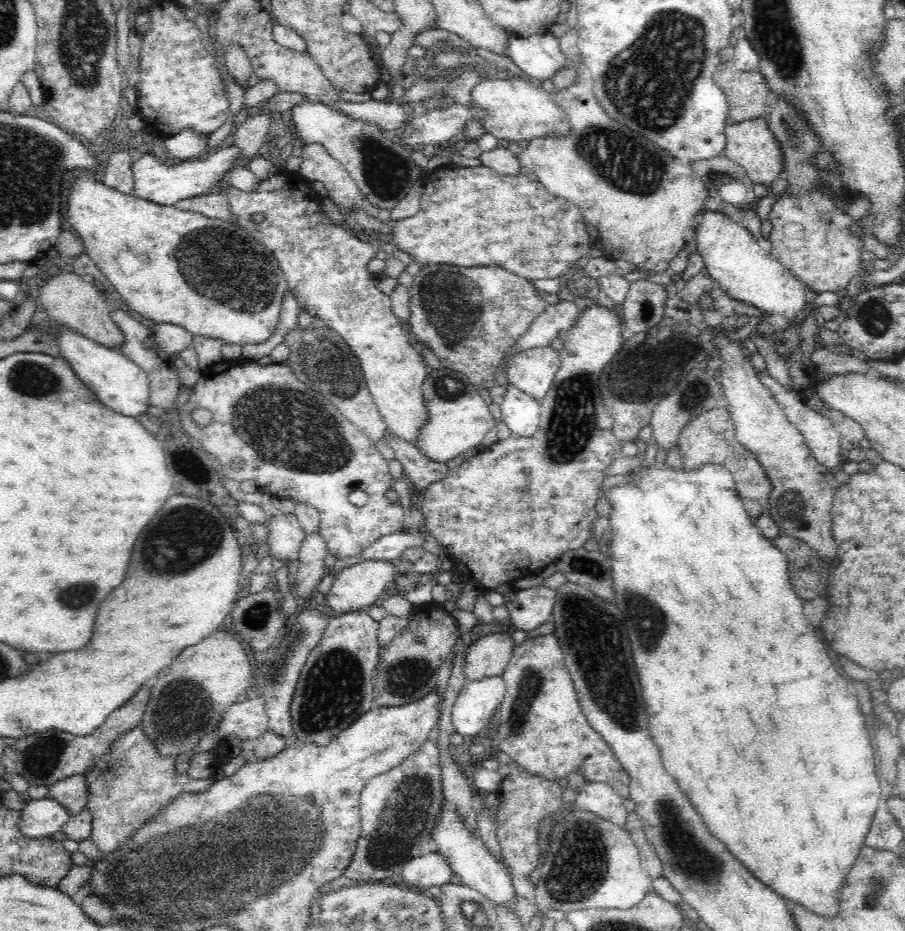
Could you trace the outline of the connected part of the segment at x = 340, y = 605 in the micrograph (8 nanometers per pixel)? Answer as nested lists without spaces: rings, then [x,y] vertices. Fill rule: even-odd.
[[[360,560],[337,572],[333,585],[325,596],[325,604],[340,614],[370,609],[379,604],[381,598],[385,596],[384,588],[393,578],[394,565],[390,560]]]

